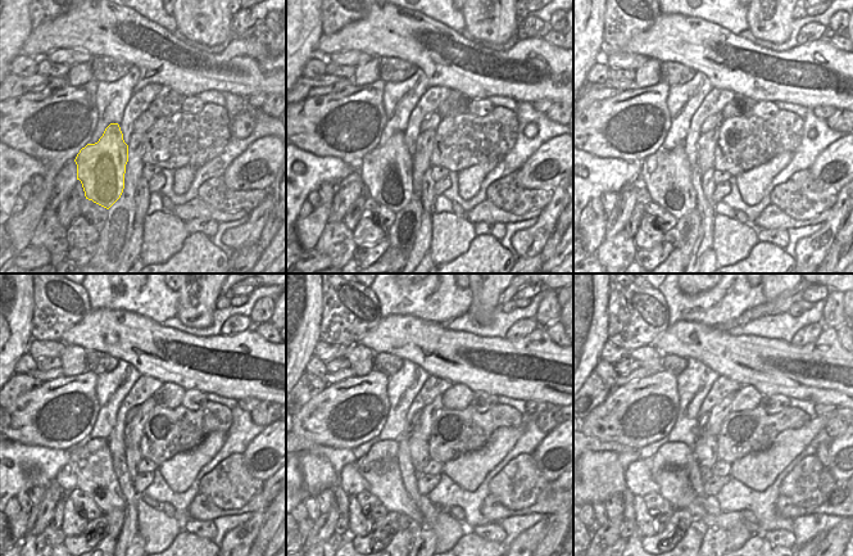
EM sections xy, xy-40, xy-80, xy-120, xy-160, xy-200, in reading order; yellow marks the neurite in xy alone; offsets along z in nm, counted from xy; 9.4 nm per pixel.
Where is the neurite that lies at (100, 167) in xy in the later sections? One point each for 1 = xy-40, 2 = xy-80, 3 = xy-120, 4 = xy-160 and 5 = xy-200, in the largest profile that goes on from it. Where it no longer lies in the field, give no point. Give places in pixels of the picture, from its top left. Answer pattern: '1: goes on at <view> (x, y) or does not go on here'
1: goes on at xy-40 (386, 171)
2: goes on at xy-80 (666, 175)
3: goes on at xy-120 (95, 477)
4: goes on at xy-160 (384, 477)
5: goes on at xy-200 (674, 484)

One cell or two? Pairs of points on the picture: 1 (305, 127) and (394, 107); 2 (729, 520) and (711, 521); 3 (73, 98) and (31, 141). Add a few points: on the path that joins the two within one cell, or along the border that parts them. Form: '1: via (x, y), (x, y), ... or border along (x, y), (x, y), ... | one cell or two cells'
1: border along (385, 82), (382, 93), (385, 126), (379, 139) | two cells
2: via (725, 520), (715, 521) | one cell
3: via (55, 100), (36, 109), (22, 123) | one cell

